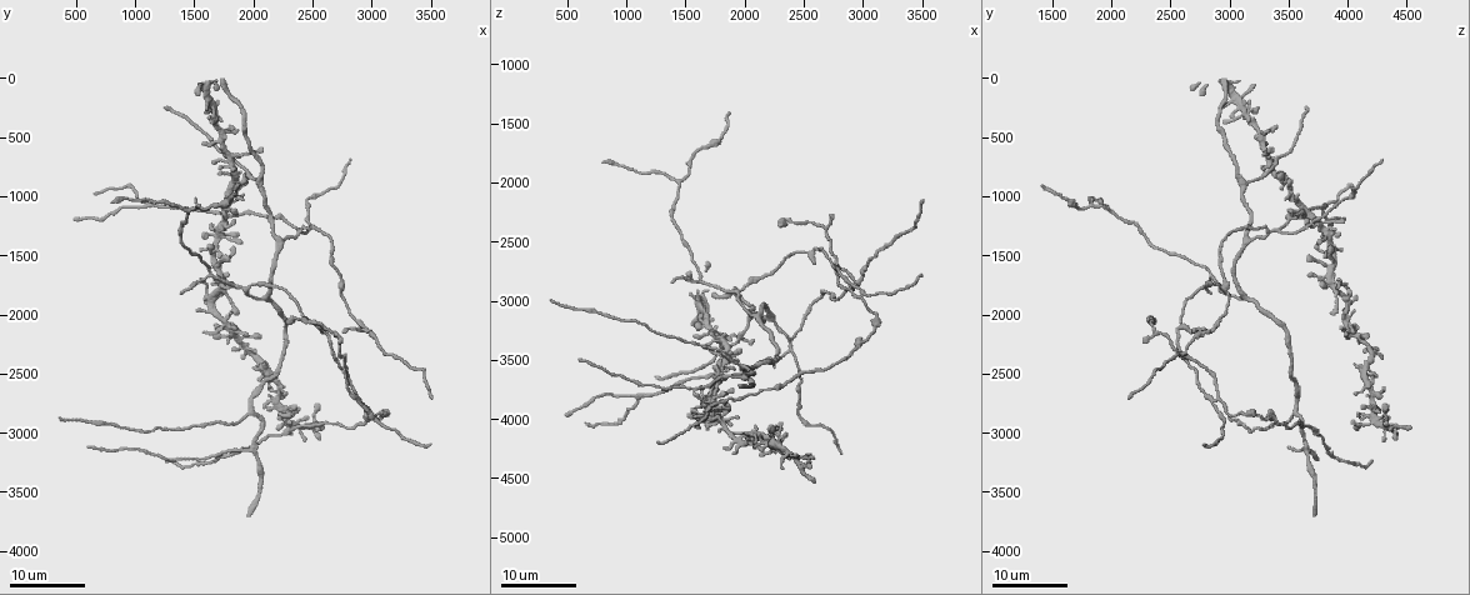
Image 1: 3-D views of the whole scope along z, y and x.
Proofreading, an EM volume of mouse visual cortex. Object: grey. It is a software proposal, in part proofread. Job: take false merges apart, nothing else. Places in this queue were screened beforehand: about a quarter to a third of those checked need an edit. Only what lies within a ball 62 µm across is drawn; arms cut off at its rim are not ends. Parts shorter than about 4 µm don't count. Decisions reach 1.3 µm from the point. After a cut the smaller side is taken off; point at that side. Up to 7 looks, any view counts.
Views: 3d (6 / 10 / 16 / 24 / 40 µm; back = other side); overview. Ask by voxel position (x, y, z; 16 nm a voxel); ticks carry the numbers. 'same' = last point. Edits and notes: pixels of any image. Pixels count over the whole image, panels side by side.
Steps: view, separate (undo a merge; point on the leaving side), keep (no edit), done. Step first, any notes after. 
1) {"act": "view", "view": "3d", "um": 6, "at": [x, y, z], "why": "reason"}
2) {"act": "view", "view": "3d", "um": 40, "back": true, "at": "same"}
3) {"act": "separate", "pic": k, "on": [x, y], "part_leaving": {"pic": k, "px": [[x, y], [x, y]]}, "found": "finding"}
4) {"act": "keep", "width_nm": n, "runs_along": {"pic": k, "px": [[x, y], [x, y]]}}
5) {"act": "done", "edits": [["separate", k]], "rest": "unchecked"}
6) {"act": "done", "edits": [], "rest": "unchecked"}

{"act": "view", "view": "3d", "um": 16, "at": [1120, 1080, 3800], "why": "three arms meet"}

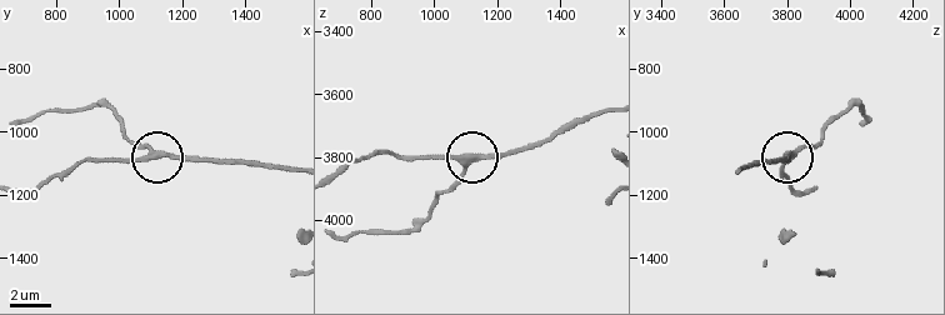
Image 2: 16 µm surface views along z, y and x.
{"act": "view", "view": "3d", "um": 6, "at": [1100, 1070, 3820], "why": "zoom in"}

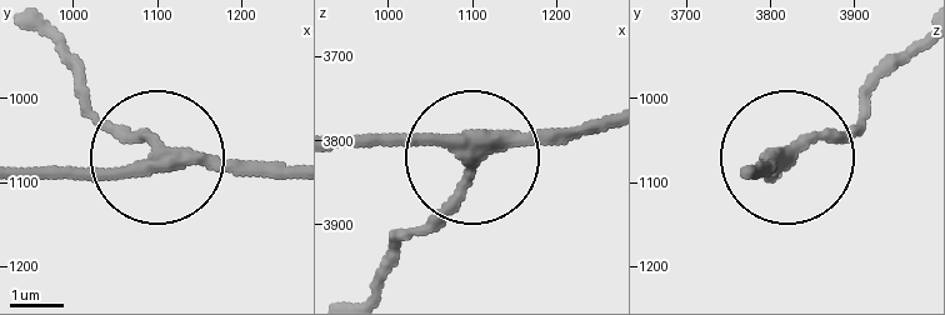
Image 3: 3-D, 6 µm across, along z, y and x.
{"act": "keep", "width_nm": 260, "runs_along": {"pic": 3, "px": [[608, 118], [488, 145], [384, 270]]}, "found": "continuous, no second neuron"}

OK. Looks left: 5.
{"act": "view", "view": "3d", "um": 16, "at": [2600, 980, 4060], "why": "thick turns thin"}

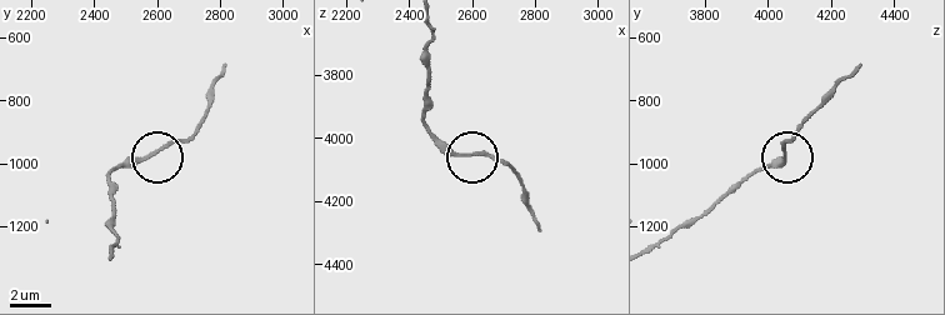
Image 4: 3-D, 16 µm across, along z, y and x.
{"act": "view", "view": "3d", "um": 10, "at": [2580, 980, 4060]}

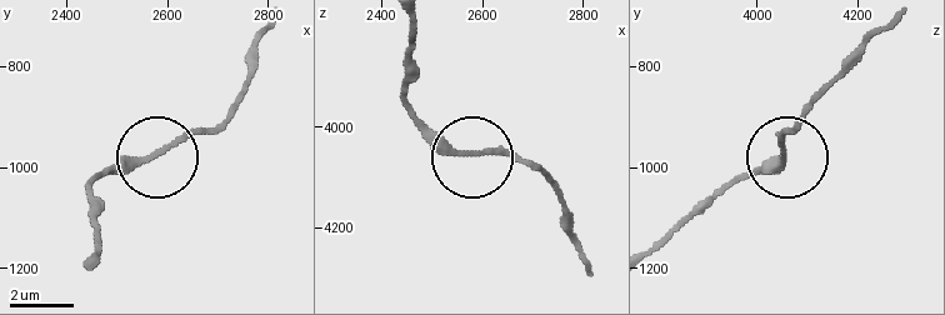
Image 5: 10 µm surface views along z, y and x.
{"act": "keep", "runs_along": {"pic": 5, "px": [[413, 26], [408, 99], [415, 115], [461, 153], [539, 163]]}, "found": "continuous, no second neuron"}

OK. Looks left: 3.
{"act": "view", "view": "3d", "um": 16, "at": [2380, 1260, 3420], "why": "branch point"}

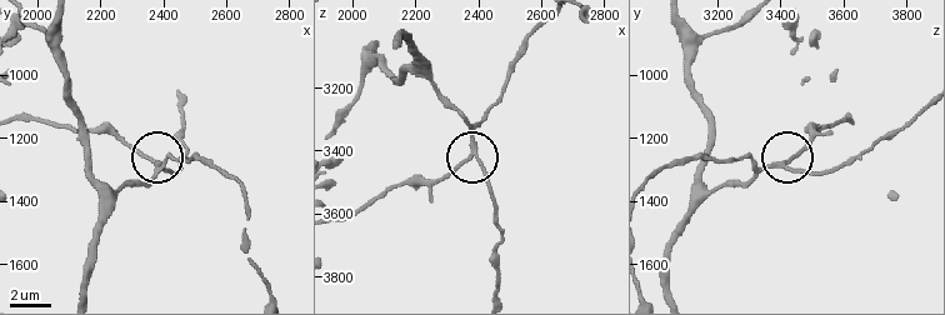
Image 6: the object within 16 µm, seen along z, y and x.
{"act": "view", "view": "3d", "um": 6, "at": [2380, 1290, 3420]}

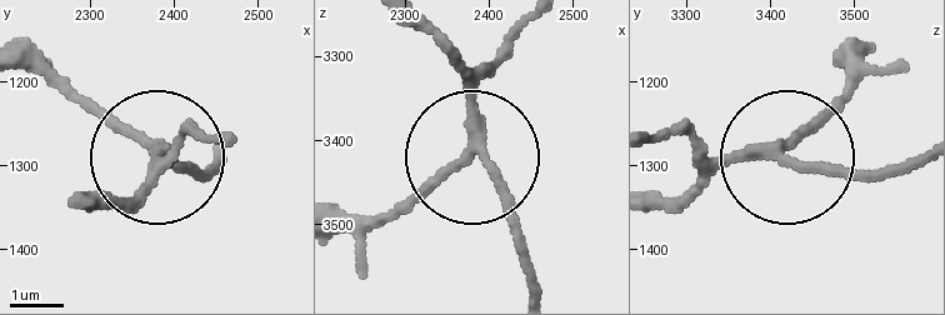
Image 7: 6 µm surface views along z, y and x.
{"act": "keep", "arms": 3, "runs_along": {"pic": 7, "px": [[91, 203], [159, 163], [213, 175]]}, "found": "all the same neuron"}

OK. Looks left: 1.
{"act": "done", "edits": [], "rest": "unchecked"}

